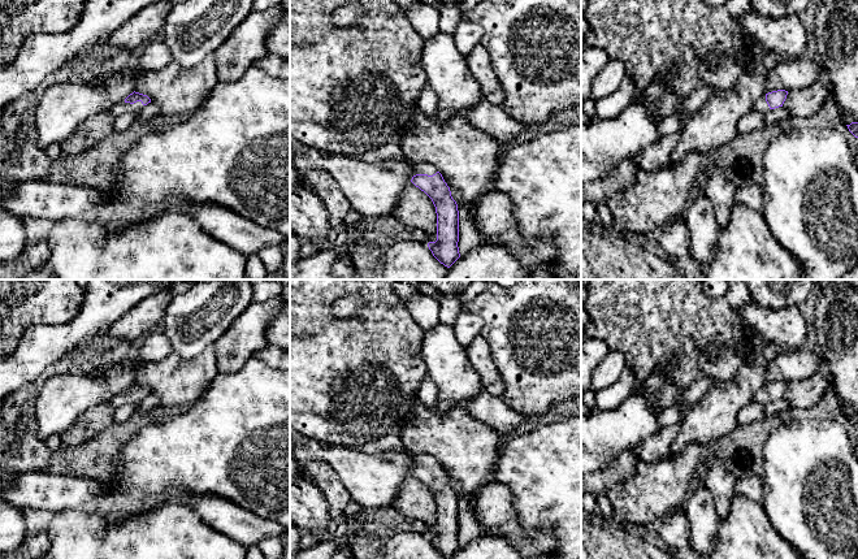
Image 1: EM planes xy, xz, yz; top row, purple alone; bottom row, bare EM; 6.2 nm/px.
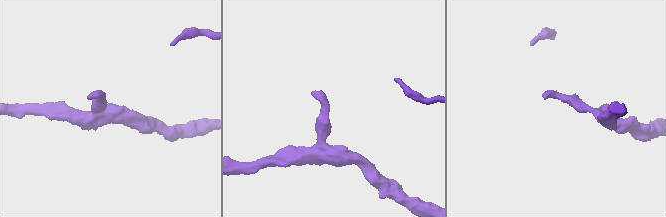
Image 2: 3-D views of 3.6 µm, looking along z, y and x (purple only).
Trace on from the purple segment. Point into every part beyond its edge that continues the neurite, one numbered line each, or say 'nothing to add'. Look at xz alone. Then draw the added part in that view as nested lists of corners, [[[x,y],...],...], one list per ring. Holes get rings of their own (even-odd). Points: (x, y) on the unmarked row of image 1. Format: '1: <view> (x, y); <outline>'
1: xz (416, 459); [[[404,451],[404,452],[411,458],[413,467],[416,467],[416,465],[433,467],[437,464],[437,460],[430,455],[410,454],[407,451]]]

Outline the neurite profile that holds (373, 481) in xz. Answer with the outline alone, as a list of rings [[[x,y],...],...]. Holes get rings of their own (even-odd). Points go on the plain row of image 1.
[[[322,445],[321,456],[335,471],[351,499],[364,508],[393,507],[402,482],[413,468],[404,451],[370,455]]]

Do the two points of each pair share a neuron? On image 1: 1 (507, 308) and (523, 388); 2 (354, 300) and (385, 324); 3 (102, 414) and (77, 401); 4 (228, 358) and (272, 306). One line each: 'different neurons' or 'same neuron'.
1: same neuron
2: different neurons
3: different neurons
4: same neuron

